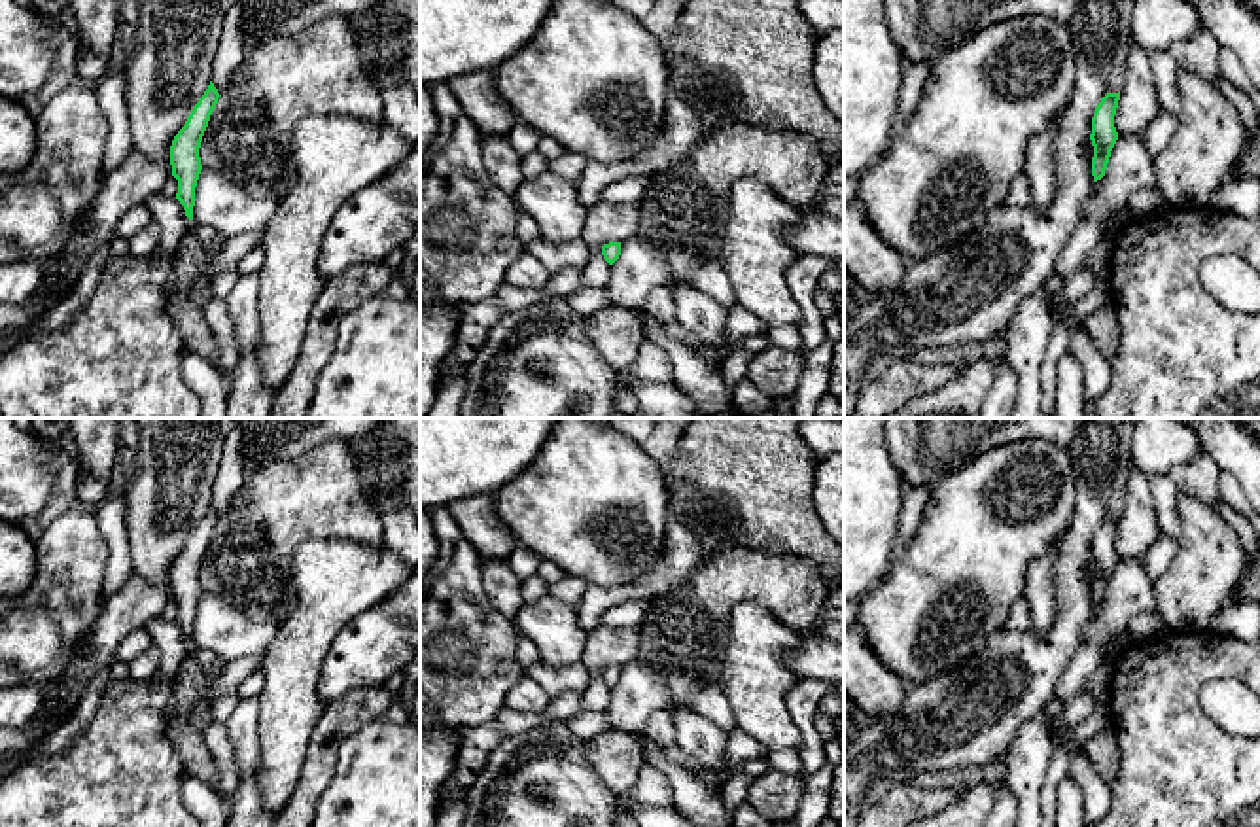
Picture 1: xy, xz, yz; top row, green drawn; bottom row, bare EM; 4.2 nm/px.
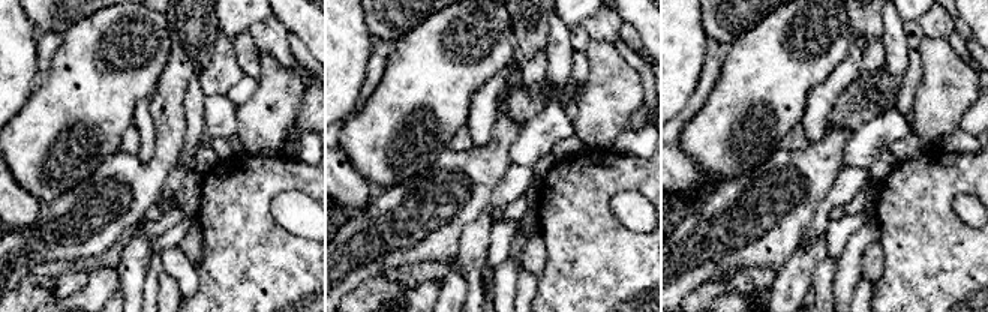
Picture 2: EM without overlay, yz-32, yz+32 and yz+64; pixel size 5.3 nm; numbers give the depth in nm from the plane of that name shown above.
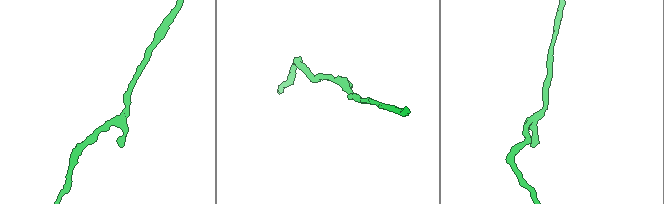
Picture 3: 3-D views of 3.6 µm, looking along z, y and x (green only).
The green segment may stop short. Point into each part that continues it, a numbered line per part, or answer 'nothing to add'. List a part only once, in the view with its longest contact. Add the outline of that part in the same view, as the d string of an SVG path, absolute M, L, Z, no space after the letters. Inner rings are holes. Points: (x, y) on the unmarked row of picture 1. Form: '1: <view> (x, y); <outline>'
nothing to add

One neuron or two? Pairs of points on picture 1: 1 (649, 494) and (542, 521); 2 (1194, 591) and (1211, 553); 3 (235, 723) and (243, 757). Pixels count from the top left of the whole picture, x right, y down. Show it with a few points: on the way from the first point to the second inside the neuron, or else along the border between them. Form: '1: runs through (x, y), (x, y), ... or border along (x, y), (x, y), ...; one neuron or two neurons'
1: runs through (623, 494), (604, 504), (568, 508); one neuron
2: runs through (1198, 581), (1198, 574), (1209, 563); one neuron
3: runs through (243, 731), (243, 750); one neuron

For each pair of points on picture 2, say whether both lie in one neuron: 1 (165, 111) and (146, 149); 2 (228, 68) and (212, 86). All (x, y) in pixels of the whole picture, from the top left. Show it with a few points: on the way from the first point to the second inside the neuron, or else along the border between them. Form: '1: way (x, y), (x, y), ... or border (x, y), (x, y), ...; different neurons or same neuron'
1: border (152, 95), (155, 153), (143, 162); different neurons
2: way (224, 72), (215, 81); same neuron

